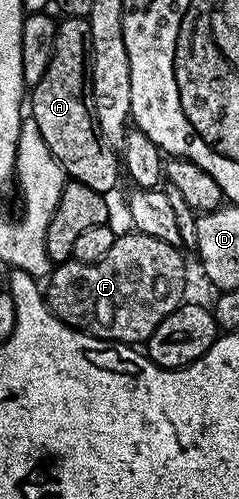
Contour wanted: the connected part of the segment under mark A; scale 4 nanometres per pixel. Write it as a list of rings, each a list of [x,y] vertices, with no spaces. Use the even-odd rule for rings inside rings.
[[[69,16],[60,19],[55,25],[55,45],[51,52],[51,58],[48,62],[48,68],[43,73],[41,80],[37,82],[35,87],[32,87],[29,92],[29,116],[37,122],[37,130],[41,130],[41,138],[45,138],[45,146],[49,146],[49,150],[53,154],[53,158],[57,158],[57,162],[63,167],[64,173],[70,179],[81,182],[85,186],[89,186],[89,190],[111,194],[115,188],[115,183],[118,182],[119,176],[121,180],[121,160],[117,155],[116,149],[111,147],[108,140],[104,140],[99,134],[98,128],[95,127],[95,117],[91,111],[89,97],[91,94],[91,47],[93,46],[93,34],[89,34],[89,22],[85,16]]]

